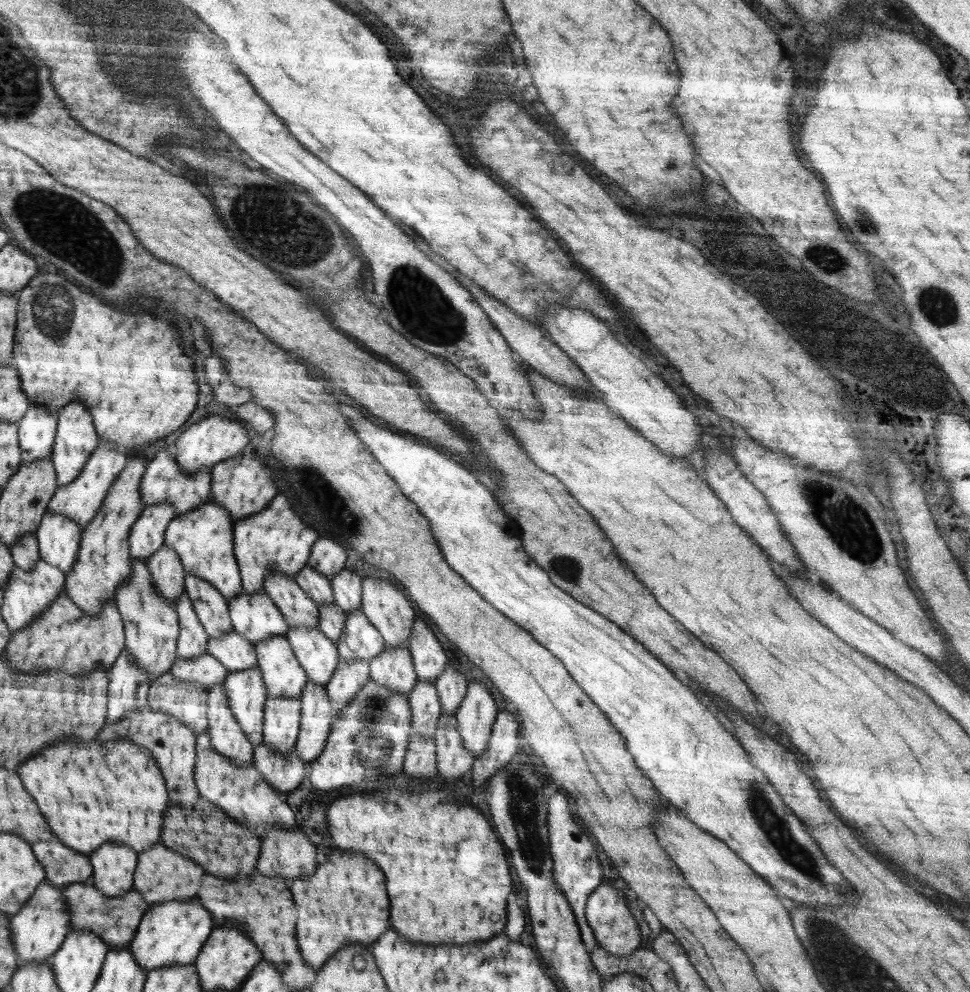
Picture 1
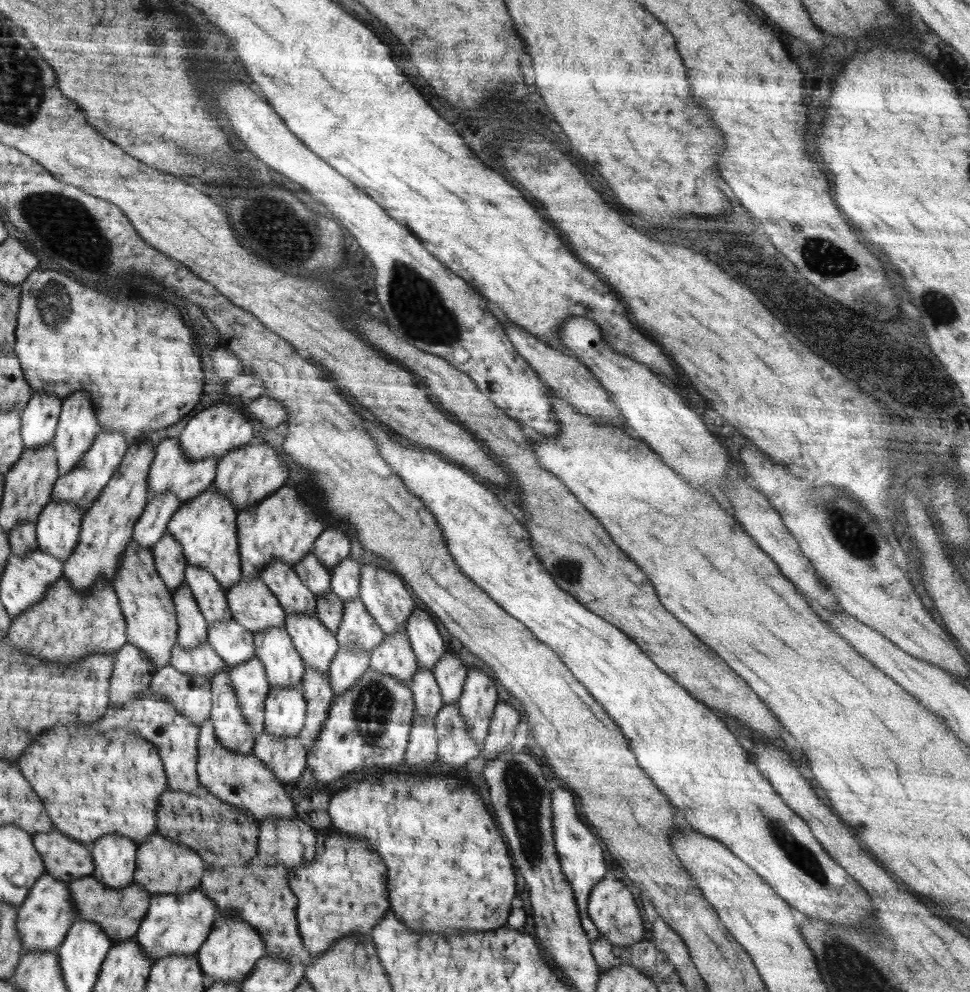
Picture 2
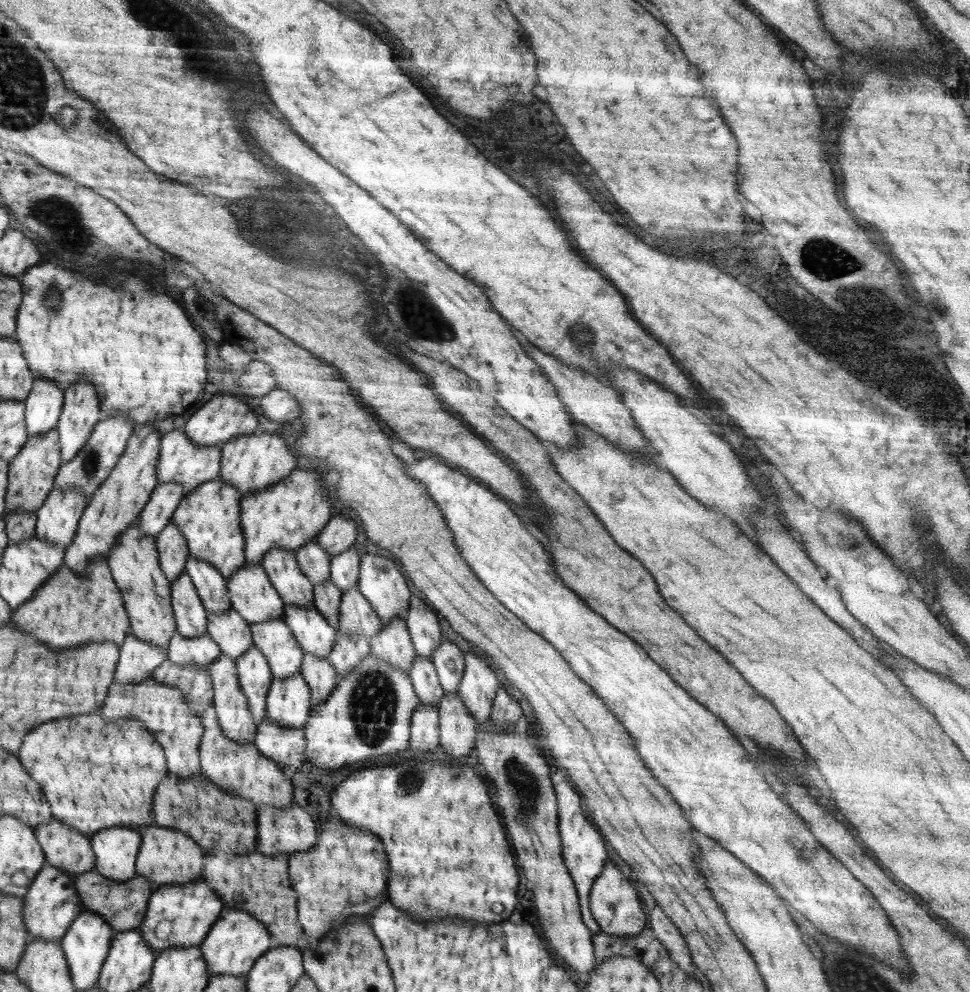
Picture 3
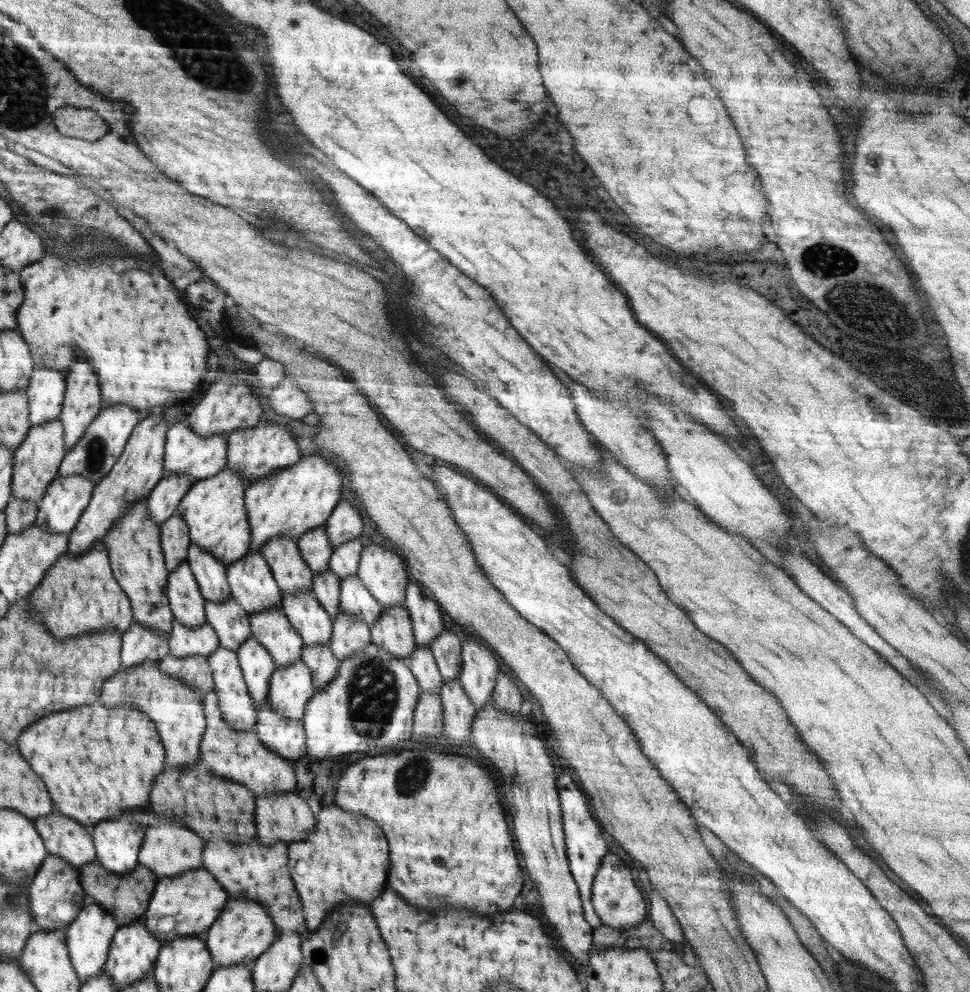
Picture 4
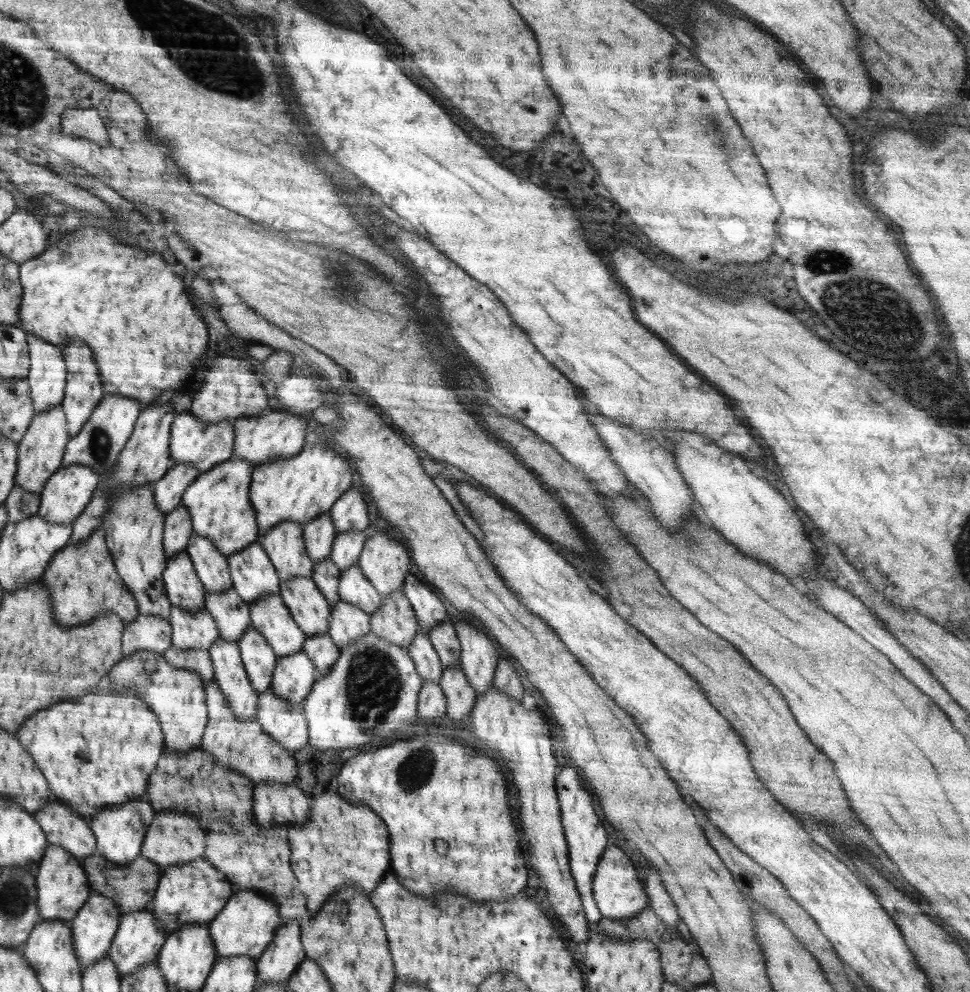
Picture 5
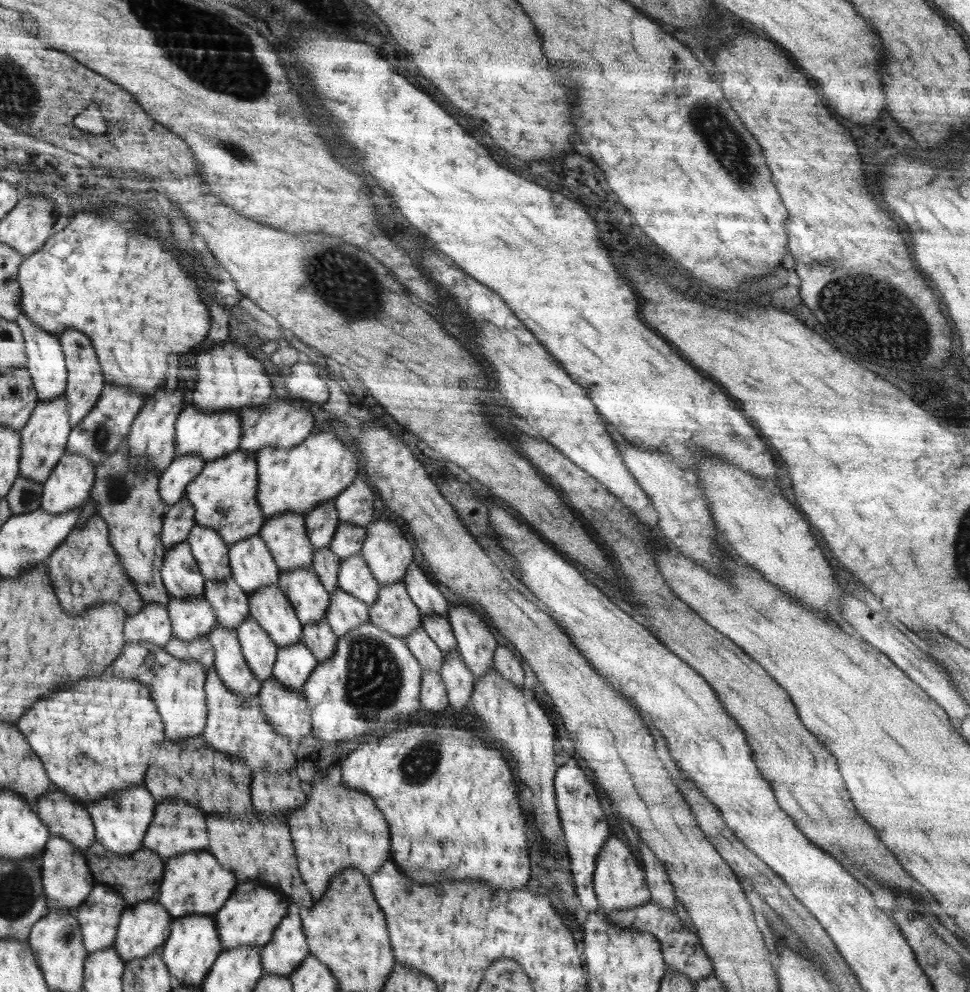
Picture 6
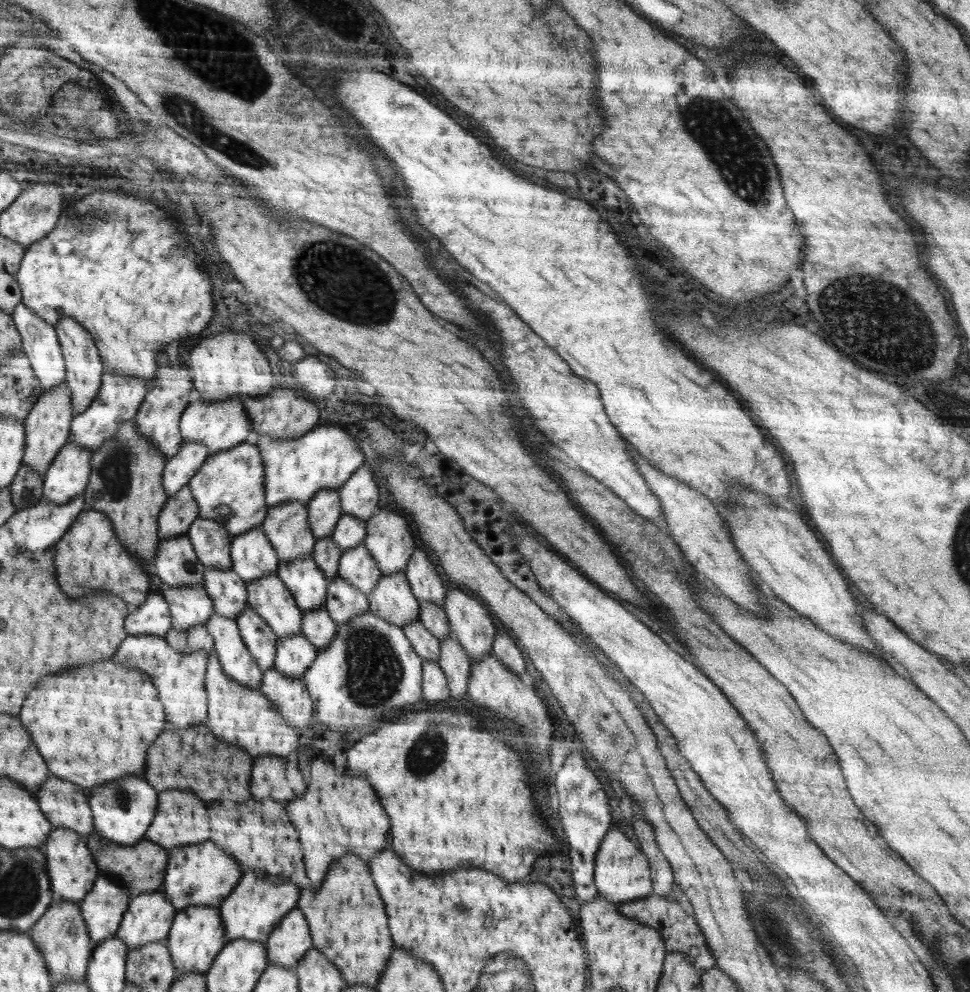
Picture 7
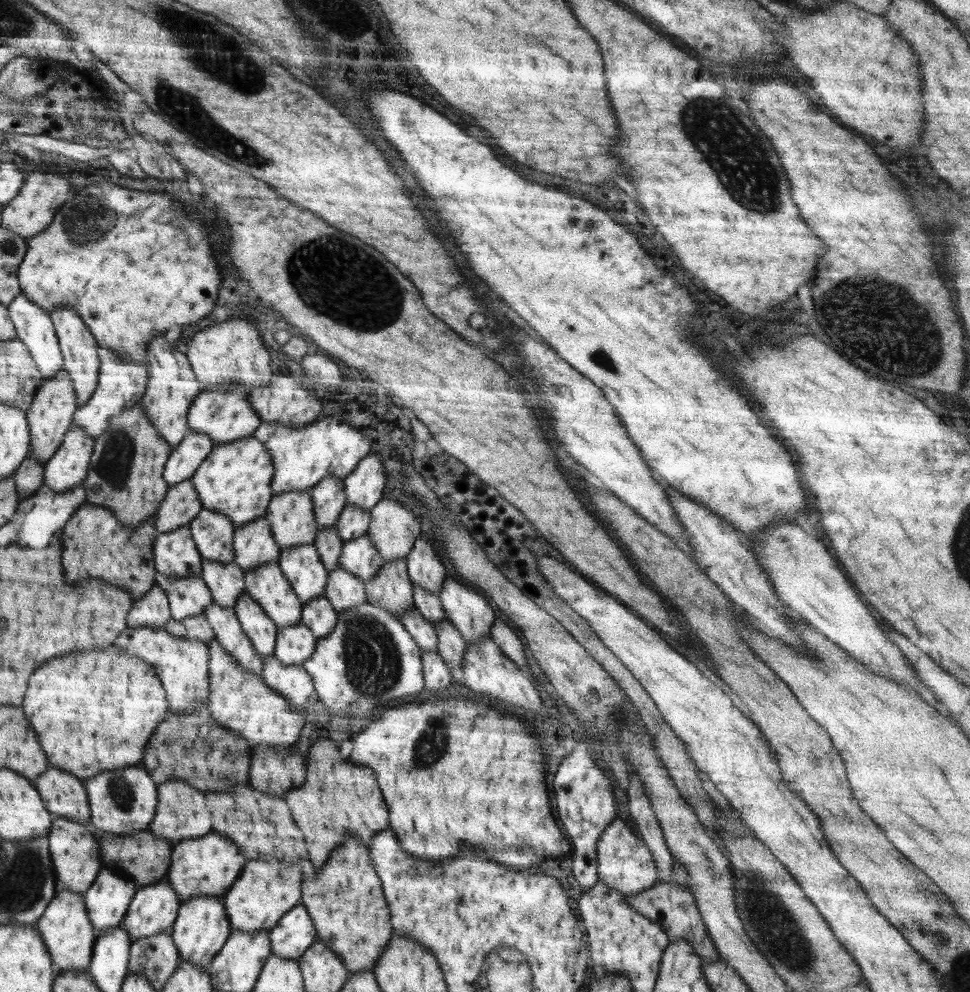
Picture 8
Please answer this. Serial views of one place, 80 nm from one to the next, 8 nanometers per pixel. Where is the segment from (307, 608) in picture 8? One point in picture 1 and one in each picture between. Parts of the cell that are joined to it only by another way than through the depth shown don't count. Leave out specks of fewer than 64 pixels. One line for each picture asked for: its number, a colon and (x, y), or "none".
1: (317, 714)
2: (318, 692)
3: (321, 677)
4: (323, 665)
5: (321, 649)
6: (318, 637)
7: (318, 627)

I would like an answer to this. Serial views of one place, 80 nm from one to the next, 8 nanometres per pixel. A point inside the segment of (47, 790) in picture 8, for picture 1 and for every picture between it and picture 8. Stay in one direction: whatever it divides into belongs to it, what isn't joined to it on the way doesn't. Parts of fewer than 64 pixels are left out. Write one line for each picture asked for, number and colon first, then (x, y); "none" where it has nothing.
1: (65, 866)
2: (67, 860)
3: (67, 849)
4: (67, 839)
5: (66, 829)
6: (67, 817)
7: (66, 806)

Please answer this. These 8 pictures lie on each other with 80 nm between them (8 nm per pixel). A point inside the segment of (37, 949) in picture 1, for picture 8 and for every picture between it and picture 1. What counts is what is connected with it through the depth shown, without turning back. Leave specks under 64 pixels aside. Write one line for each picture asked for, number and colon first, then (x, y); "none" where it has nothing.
2: (45, 917)
3: (52, 904)
4: (56, 894)
5: (61, 880)
6: (67, 881)
7: (72, 868)
8: (74, 852)

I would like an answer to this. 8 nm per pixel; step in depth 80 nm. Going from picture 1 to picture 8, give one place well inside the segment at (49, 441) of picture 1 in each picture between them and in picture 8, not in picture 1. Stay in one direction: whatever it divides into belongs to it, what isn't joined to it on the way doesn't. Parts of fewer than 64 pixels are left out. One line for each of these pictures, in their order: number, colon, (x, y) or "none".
2: (40, 419)
3: (44, 406)
4: (46, 392)
5: (48, 376)
6: (46, 363)
7: (41, 345)
8: (34, 328)

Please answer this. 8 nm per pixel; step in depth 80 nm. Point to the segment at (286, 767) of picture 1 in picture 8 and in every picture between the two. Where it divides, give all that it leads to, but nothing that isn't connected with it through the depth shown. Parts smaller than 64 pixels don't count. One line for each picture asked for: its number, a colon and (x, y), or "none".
2: (286, 758)
3: (286, 746)
4: (286, 736)
5: (284, 722)
6: (286, 709)
7: (290, 695)
8: (294, 682)

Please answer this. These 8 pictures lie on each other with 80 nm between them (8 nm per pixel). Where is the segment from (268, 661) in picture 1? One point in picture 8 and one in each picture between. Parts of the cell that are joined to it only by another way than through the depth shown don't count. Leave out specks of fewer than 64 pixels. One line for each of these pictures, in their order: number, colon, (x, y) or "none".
2: (284, 666)
3: (273, 637)
4: (273, 629)
5: (270, 617)
6: (270, 606)
7: (270, 597)
8: (267, 584)

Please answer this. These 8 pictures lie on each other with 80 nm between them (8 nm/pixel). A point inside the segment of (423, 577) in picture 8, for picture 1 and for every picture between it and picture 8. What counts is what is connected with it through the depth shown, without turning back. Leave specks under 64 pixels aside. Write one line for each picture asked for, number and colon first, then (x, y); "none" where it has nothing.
1: (429, 658)
2: (427, 643)
3: (421, 619)
4: (425, 614)
5: (430, 611)
6: (427, 597)
7: (426, 584)

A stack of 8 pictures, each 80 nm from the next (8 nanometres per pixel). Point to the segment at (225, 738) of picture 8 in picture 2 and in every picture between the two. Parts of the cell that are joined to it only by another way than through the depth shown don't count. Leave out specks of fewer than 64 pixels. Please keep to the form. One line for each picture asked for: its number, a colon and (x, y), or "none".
2: (223, 835)
3: (216, 820)
4: (219, 810)
5: (194, 782)
6: (214, 782)
7: (192, 759)

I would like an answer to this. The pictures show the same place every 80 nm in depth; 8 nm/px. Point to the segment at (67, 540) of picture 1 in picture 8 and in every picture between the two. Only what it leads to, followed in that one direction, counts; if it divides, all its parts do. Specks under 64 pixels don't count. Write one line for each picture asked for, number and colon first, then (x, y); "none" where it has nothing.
2: (58, 527)
3: (58, 519)
4: (59, 511)
5: (66, 495)
6: (69, 486)
7: (69, 476)
8: (69, 467)

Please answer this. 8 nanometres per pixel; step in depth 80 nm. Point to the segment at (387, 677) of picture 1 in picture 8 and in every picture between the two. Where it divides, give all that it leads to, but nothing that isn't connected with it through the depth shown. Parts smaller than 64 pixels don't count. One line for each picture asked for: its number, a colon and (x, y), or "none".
2: (394, 656)
3: (392, 643)
4: (393, 630)
5: (395, 621)
6: (394, 610)
7: (392, 600)
8: (391, 587)

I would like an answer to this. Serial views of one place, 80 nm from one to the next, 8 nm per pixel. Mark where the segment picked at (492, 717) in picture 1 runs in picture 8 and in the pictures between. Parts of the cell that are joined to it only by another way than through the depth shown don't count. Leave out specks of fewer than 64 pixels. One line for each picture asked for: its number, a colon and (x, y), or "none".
2: (477, 701)
3: (479, 684)
4: (479, 670)
5: (478, 657)
6: (476, 645)
7: (469, 622)
8: (469, 611)

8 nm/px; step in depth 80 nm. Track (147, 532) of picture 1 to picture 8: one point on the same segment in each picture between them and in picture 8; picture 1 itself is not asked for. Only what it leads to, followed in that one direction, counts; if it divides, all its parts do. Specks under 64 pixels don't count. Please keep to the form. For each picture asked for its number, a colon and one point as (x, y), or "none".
2: (152, 525)
3: (157, 513)
4: (163, 501)
5: (169, 491)
6: (172, 485)
7: (181, 468)
8: (184, 461)

